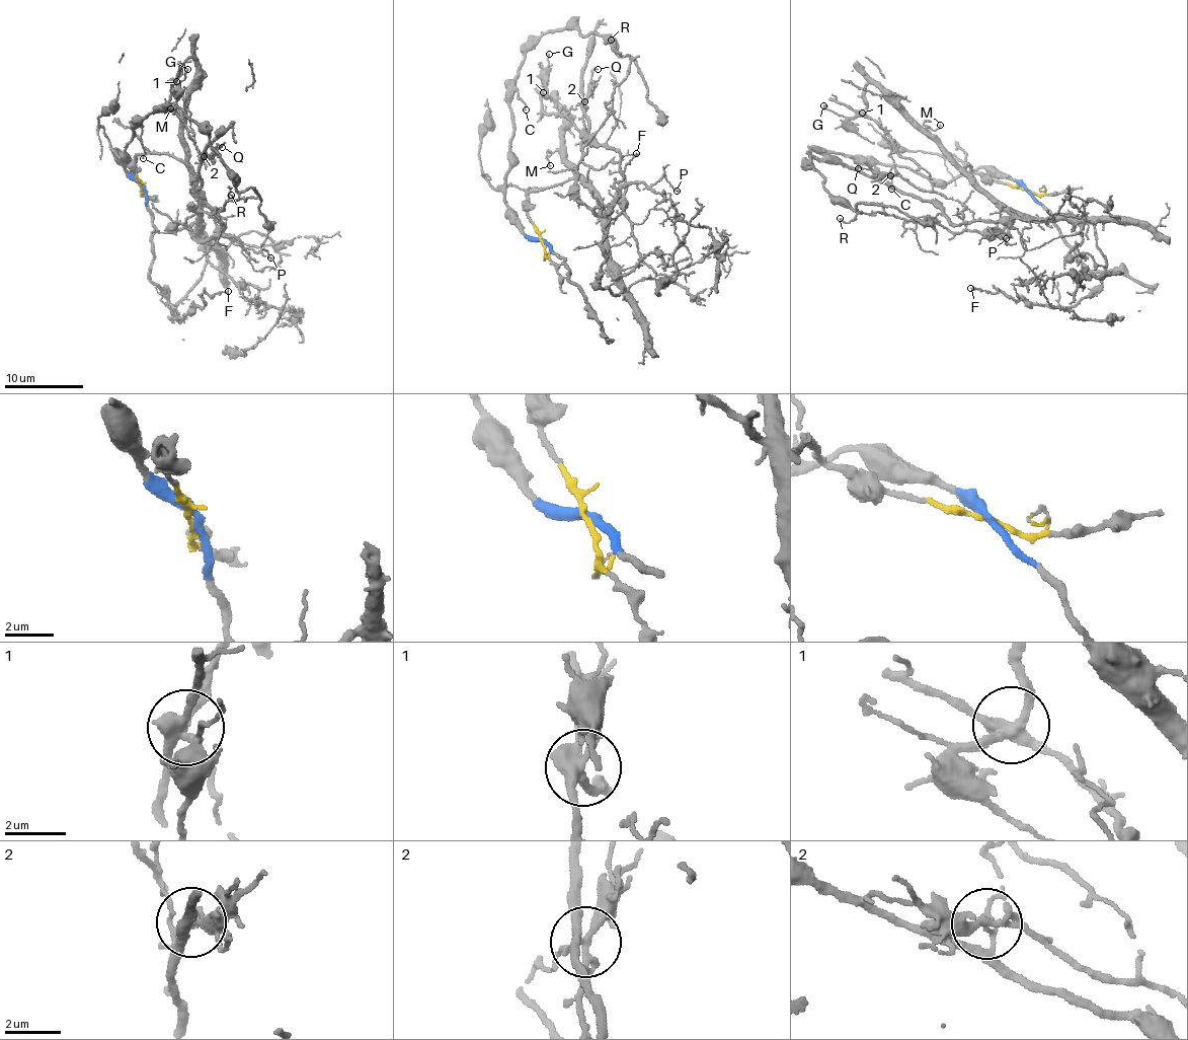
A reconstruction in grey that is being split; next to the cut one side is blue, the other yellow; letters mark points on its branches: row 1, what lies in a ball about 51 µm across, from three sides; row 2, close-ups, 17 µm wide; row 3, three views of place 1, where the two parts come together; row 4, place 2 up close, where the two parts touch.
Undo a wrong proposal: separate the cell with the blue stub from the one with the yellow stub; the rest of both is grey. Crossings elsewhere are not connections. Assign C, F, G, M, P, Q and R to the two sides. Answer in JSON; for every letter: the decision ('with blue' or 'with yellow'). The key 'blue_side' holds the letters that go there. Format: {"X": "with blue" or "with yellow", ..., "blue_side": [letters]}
{"C": "with blue", "F": "with yellow", "G": "with yellow", "M": "with yellow", "P": "with yellow", "Q": "with yellow", "R": "with blue", "blue_side": ["C", "R"]}

